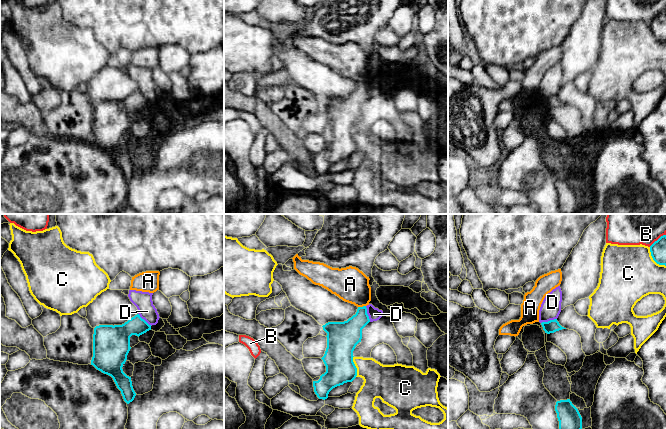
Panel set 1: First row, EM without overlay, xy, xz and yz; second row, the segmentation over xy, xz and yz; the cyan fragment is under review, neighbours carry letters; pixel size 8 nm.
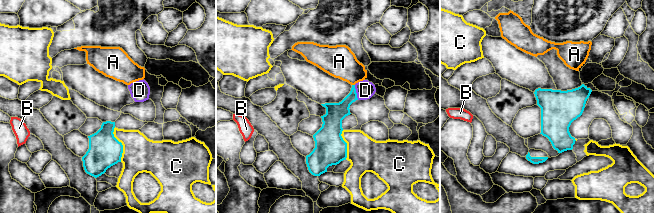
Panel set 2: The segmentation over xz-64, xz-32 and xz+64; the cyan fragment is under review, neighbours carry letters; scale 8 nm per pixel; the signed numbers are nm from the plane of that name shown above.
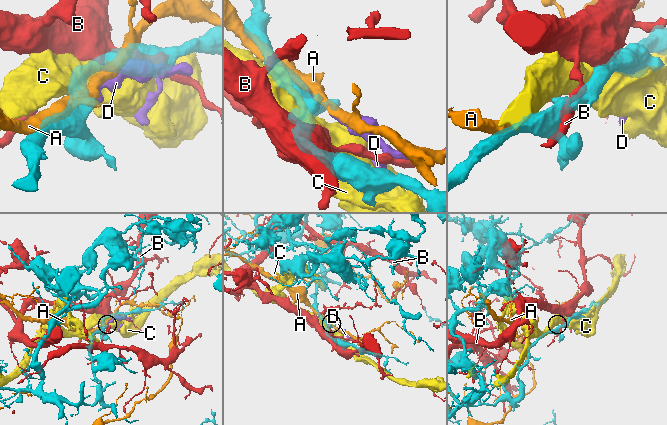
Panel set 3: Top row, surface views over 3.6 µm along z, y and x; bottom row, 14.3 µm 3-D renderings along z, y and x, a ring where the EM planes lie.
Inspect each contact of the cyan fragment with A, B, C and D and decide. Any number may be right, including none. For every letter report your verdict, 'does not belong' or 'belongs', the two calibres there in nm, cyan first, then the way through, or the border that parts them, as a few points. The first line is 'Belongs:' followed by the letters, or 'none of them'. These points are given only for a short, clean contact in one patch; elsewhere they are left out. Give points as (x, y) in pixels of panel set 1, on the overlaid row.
Belongs: none of them
A: does not belong; calibres 220 and 280 nm
B: does not belong; calibres 130 and 460 nm
C: does not belong; calibres 130 and 440 nm
D: does not belong; calibres 220 and 100 nm; border xz (365, 306), (370, 321)

